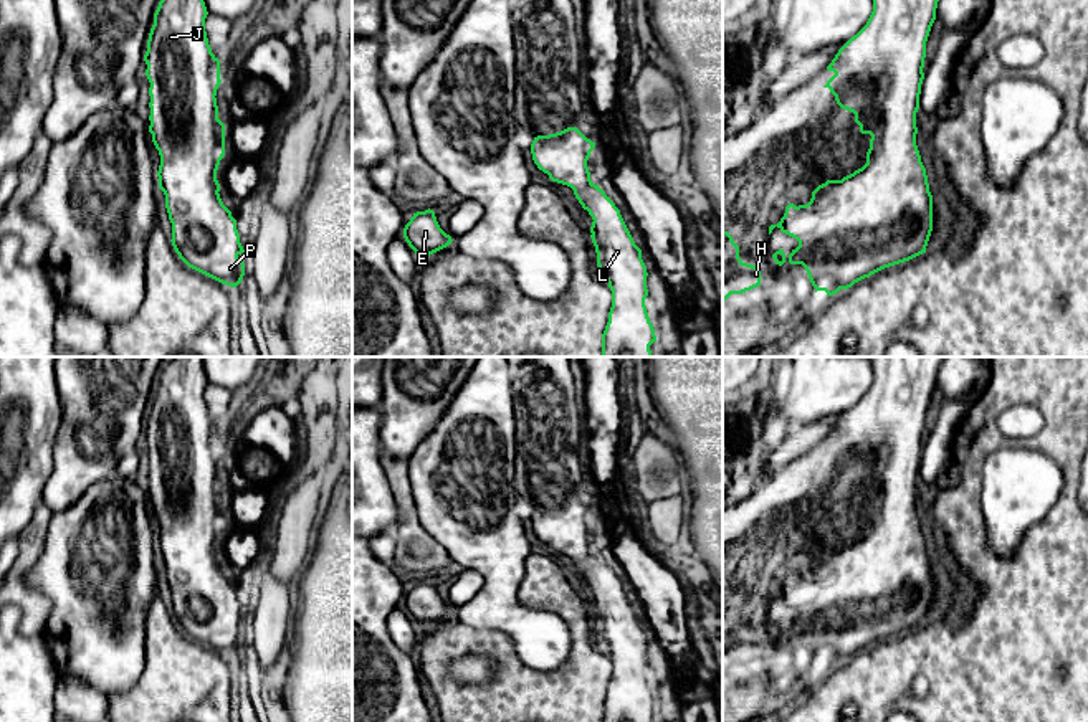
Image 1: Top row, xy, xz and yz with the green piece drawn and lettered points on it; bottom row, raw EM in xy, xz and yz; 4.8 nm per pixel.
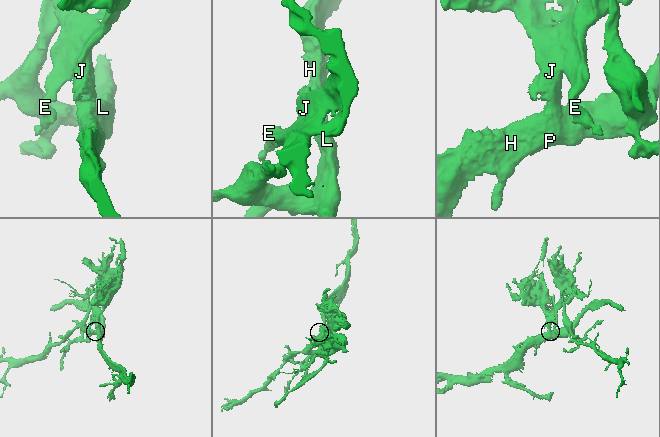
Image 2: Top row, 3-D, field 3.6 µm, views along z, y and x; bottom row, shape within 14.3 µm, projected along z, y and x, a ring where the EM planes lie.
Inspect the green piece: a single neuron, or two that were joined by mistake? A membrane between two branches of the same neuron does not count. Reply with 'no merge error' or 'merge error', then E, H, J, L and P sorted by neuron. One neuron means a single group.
no merge error; E H J L P

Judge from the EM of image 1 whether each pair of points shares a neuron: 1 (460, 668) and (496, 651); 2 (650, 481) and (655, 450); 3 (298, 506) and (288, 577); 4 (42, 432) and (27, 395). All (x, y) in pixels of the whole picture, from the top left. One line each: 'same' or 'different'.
1: different
2: same
3: same
4: same

